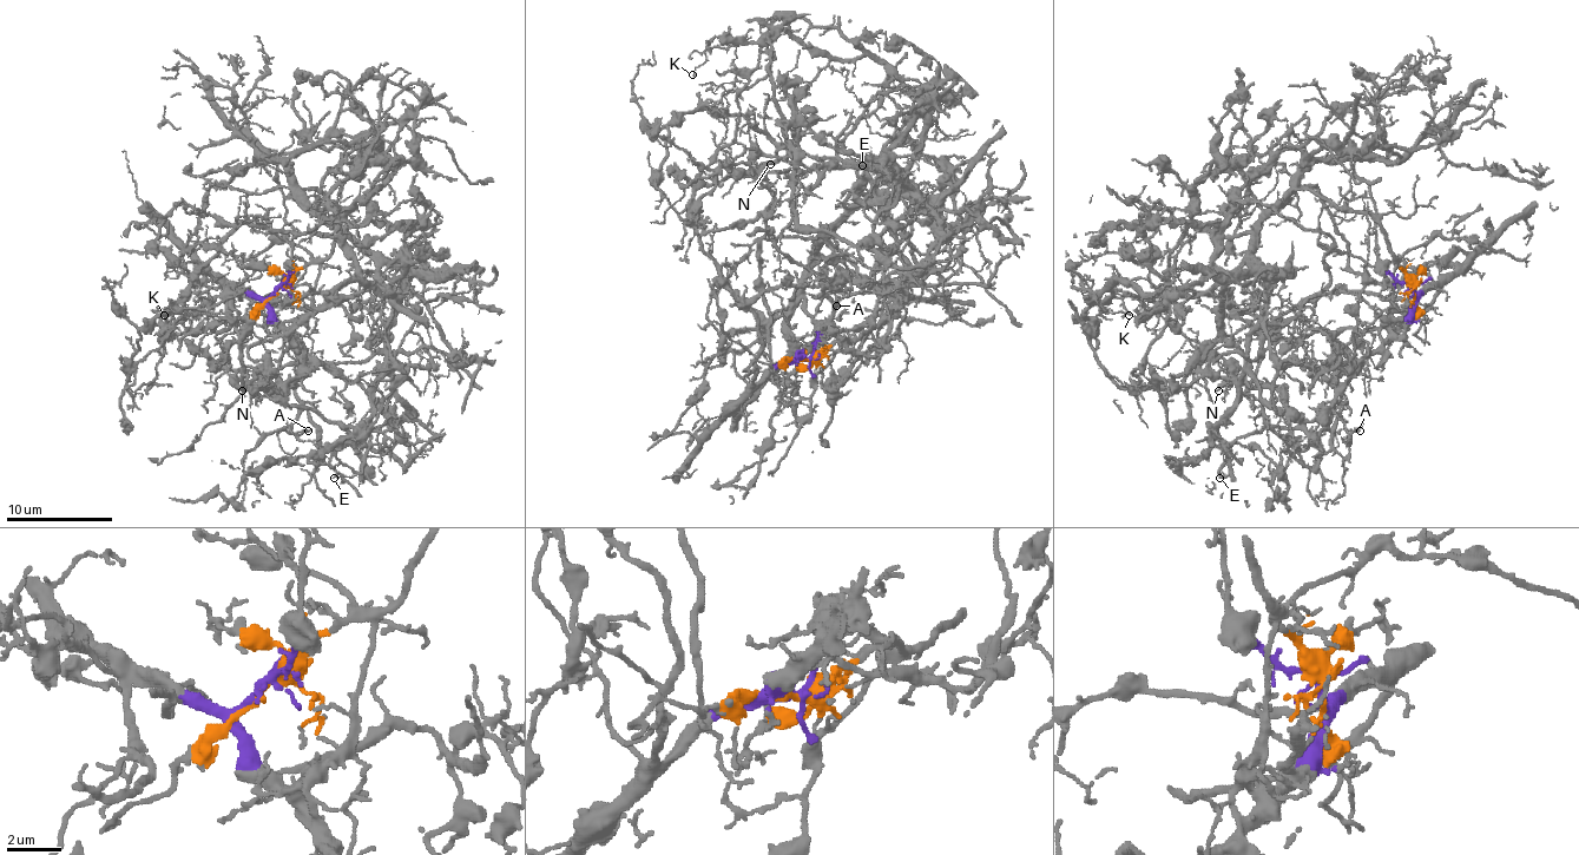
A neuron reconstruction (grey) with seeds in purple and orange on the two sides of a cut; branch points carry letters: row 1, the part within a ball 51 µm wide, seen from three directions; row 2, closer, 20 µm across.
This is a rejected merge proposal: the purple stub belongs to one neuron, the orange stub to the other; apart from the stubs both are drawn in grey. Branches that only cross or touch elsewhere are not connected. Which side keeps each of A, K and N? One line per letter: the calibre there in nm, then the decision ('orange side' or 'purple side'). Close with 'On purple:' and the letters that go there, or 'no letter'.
A: 130 nm thick; purple side
K: 110 nm thick; orange side
N: 180 nm thick; purple side
On purple: A, N

